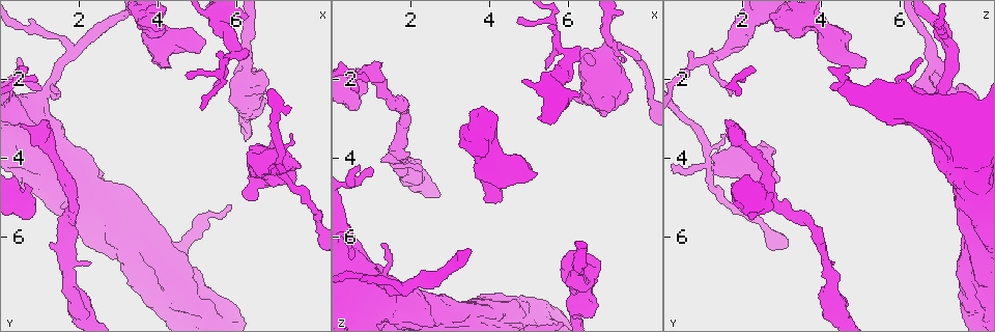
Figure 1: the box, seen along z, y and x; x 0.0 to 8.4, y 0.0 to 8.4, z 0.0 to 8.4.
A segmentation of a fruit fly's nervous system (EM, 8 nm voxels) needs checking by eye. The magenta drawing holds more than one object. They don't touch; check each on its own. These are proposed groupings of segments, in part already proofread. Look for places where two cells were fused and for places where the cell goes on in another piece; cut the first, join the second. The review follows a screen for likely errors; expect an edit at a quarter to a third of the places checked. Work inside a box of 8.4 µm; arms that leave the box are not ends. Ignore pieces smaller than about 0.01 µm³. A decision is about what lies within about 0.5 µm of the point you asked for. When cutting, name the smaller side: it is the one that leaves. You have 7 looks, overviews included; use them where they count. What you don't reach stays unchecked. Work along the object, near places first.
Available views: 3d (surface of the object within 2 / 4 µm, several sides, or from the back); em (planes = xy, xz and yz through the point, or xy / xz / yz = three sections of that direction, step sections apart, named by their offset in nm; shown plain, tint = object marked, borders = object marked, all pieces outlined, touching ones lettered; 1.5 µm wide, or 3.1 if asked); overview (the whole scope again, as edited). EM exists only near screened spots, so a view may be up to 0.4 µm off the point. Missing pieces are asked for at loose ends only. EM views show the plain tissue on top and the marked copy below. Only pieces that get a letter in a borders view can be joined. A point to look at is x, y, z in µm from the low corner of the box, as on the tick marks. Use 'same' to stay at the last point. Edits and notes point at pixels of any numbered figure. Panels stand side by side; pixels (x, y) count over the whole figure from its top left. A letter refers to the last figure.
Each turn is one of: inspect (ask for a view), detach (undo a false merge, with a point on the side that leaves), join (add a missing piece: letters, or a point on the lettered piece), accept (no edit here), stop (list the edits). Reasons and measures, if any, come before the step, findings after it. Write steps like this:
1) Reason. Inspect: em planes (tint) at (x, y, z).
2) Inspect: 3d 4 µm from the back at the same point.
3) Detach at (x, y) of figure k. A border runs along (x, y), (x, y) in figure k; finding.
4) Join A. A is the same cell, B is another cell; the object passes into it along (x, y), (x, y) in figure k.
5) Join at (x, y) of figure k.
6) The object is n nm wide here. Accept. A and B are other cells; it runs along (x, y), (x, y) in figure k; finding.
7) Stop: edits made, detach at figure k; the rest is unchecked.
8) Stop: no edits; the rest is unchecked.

Free end. Inspect: em planes (borders) at (4.30, 1.75, 5.10).

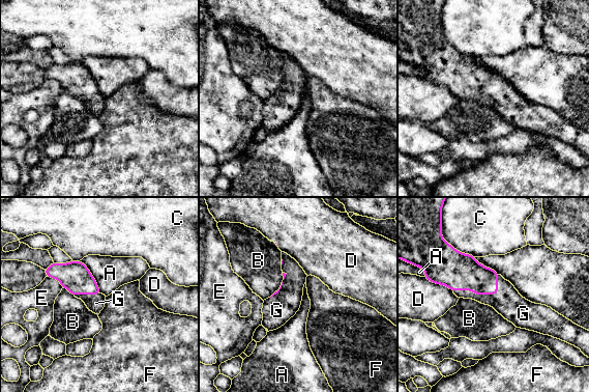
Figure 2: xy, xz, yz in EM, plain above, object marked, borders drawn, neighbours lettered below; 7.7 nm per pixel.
The longest contact is with G, 380 nm. Join G. G is the same cell, A, B, C, D, E and F are other cells; it goes on there.

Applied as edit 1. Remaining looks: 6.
Inspect: 3d 2 µm at (7.10, 4.40, 1.20).

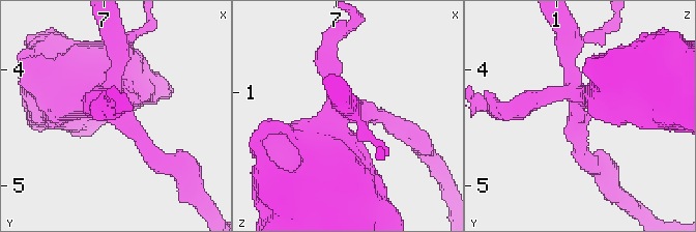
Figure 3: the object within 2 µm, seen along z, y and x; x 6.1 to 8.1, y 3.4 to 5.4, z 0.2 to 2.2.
Shape alone is not enough. Inspect: em xy step 4 (borders) at (7.12, 4.38, 1.18).

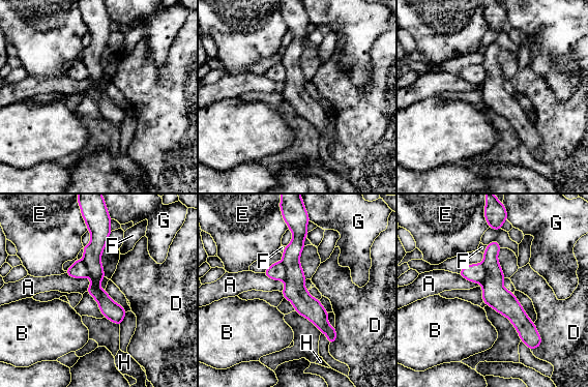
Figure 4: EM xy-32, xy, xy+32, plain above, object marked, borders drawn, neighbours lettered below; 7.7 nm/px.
The object is 140 nm wide here. Detach at (495, 295) of figure 4. A, B, D, E, F, G and H are other cells; the part that leaves runs along (301, 231), (294, 291), (331, 339) in figure 4; two cells meet here.

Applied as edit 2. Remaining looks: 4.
Long arm stops here. Inspect: em yz step 4 (borders) at (1.20, 3.10, 1.65).

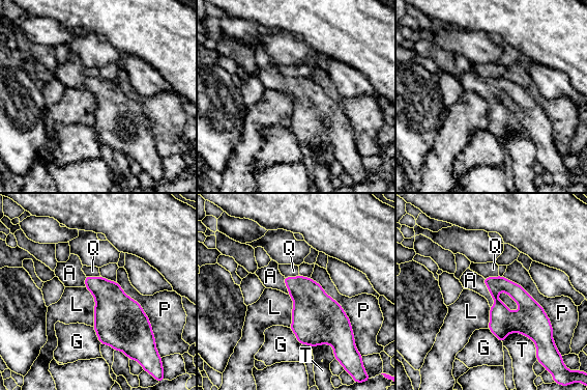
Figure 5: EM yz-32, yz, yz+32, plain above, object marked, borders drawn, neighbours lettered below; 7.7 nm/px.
Cut it another way. Inspect: em planes (borders) at the same point.

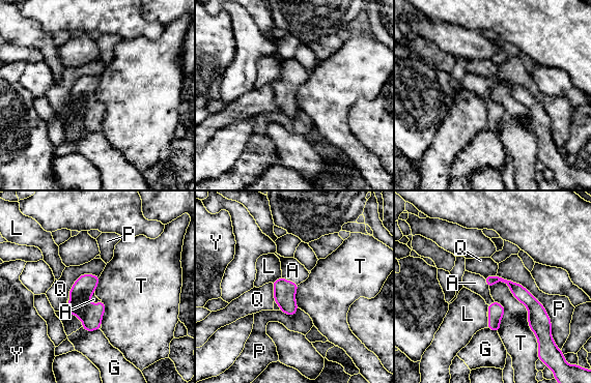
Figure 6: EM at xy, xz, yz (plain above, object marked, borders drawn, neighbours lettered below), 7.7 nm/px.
The longest contact is with P, 550 nm. Join A. A is the same cell, G, L, P, Q, T and Y are other cells; the object passes into it along (90, 314), (88, 297), (93, 299) in figure 6; the cell continues.

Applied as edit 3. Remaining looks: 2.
Stop: edits made, join at figure 2, detach at figure 4, join at figure 6; the rest is unchecked.

